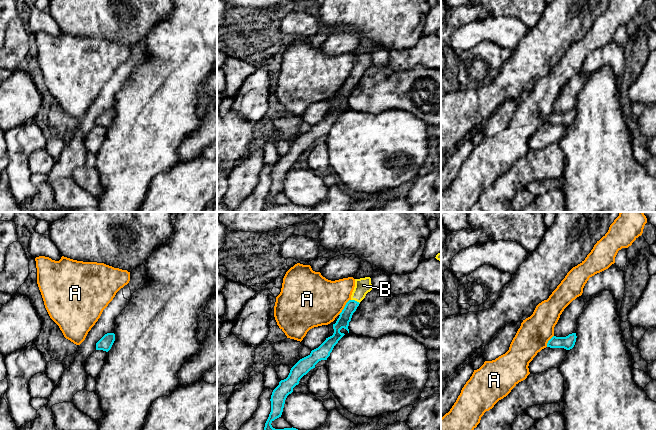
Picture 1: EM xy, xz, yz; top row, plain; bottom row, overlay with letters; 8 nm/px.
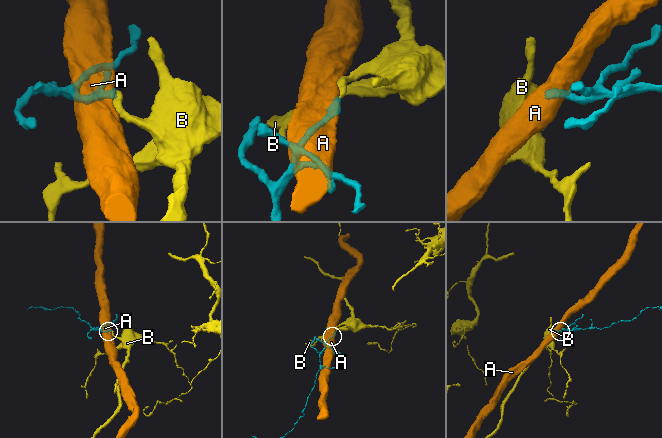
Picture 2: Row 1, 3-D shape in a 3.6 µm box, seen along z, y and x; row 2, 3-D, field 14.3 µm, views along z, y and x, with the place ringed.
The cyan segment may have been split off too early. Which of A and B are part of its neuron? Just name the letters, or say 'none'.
B

